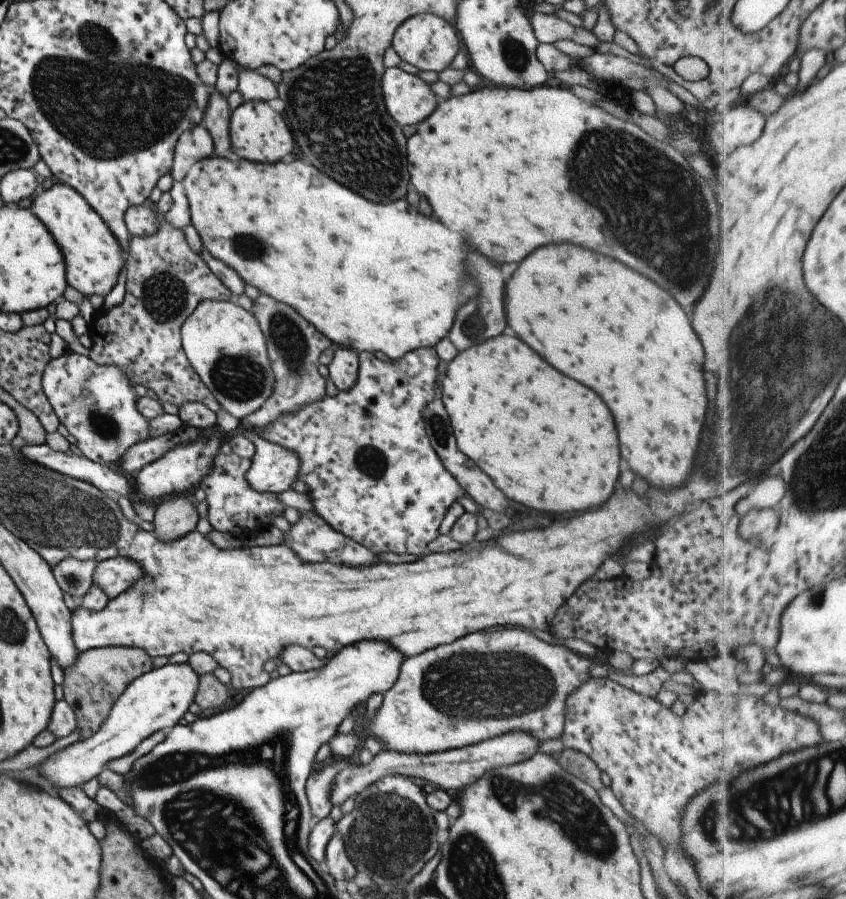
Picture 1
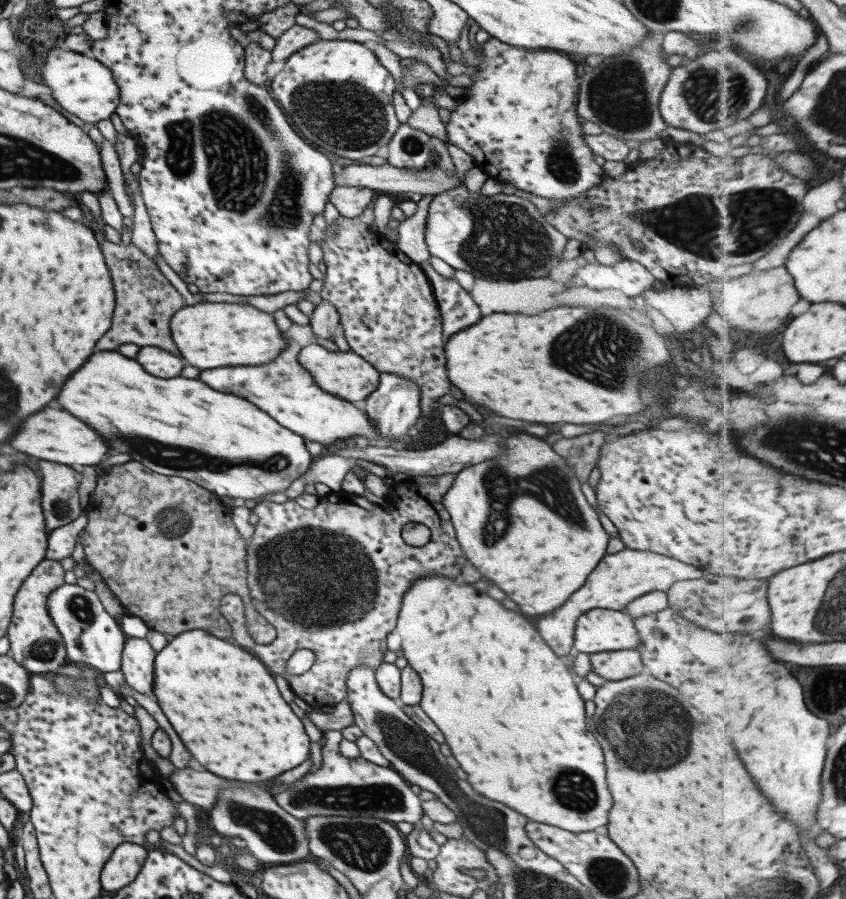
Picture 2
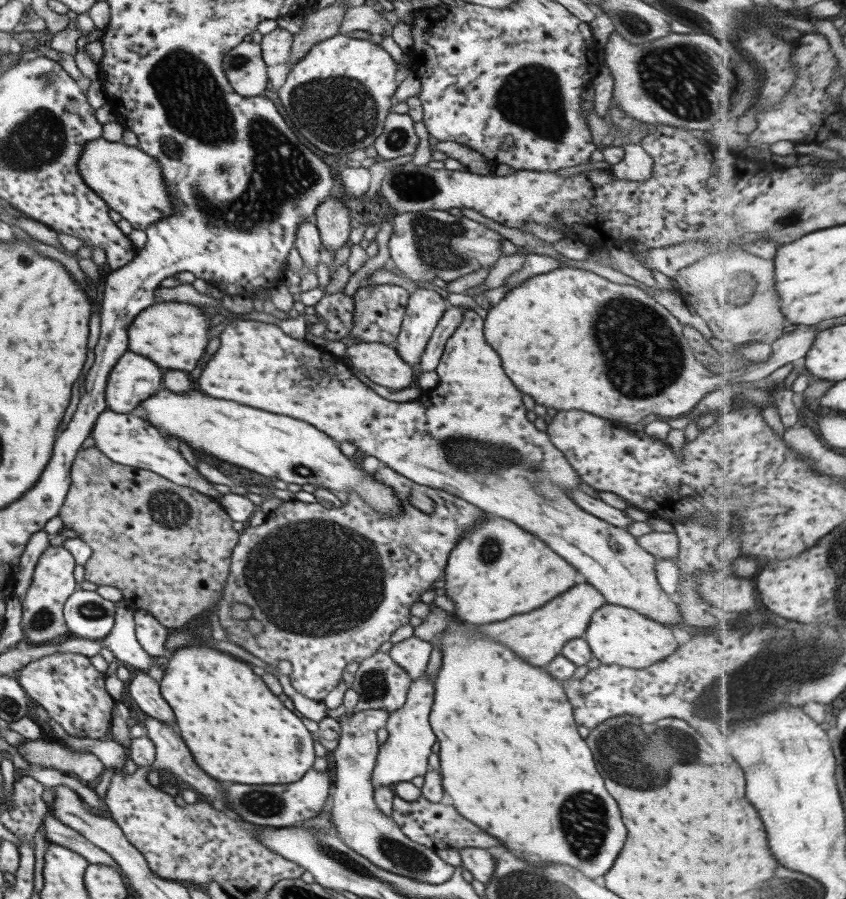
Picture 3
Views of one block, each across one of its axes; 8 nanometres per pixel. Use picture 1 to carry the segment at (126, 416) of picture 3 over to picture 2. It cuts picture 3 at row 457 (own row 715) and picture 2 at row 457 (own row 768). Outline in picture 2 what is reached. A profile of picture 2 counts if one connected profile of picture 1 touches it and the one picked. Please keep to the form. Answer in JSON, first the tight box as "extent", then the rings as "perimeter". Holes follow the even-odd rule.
{"extent":[10,408,110,468],"perimeter":[[[44,408],[44,412],[28,416],[24,424],[20,424],[18,434],[12,436],[10,446],[18,452],[53,463],[67,464],[73,468],[97,465],[110,449],[106,441],[98,436],[98,432],[90,430],[84,422],[80,422],[72,414],[54,408]]]}

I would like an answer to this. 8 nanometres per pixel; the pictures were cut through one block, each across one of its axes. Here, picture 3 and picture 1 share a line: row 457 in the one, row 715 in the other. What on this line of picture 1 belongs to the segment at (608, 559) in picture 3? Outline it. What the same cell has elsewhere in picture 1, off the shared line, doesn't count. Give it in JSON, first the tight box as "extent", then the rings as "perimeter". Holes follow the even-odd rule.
{"extent":[329,628,595,760],"perimeter":[[[500,628],[468,634],[448,646],[438,646],[418,654],[416,658],[404,660],[400,676],[396,684],[383,694],[376,716],[358,732],[336,733],[329,742],[331,756],[334,760],[353,760],[368,736],[378,738],[383,750],[404,754],[434,754],[464,748],[516,730],[522,730],[540,742],[560,738],[568,696],[592,678],[590,668],[595,663],[592,658],[579,655],[565,645],[544,642],[526,630]]]}

